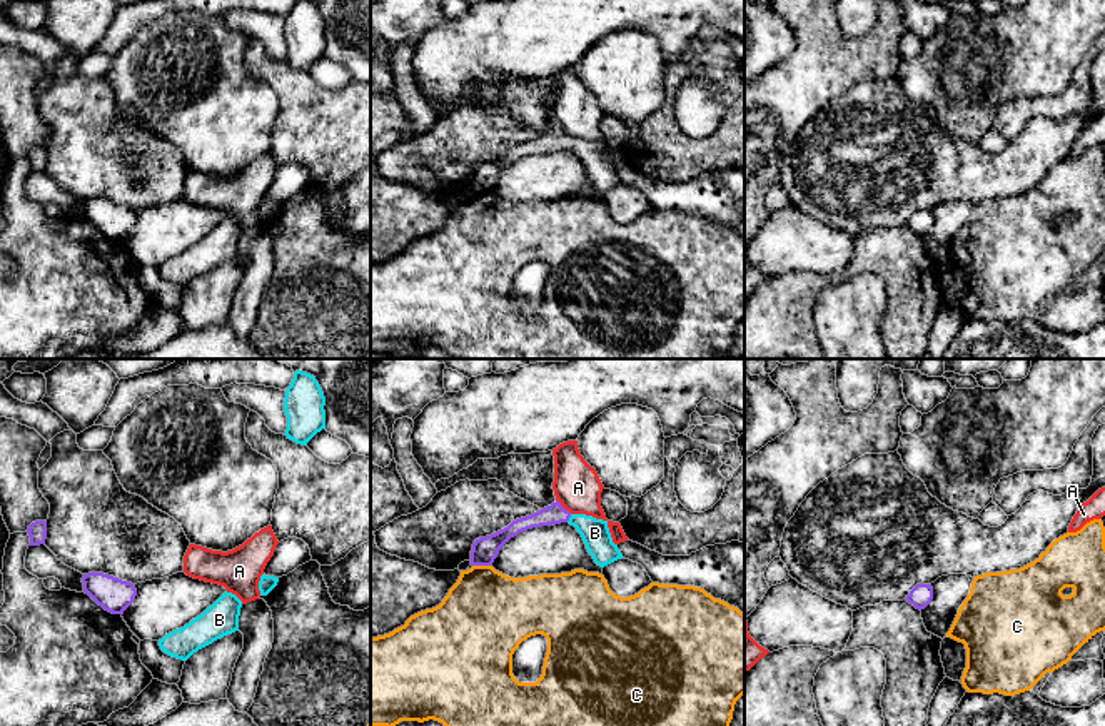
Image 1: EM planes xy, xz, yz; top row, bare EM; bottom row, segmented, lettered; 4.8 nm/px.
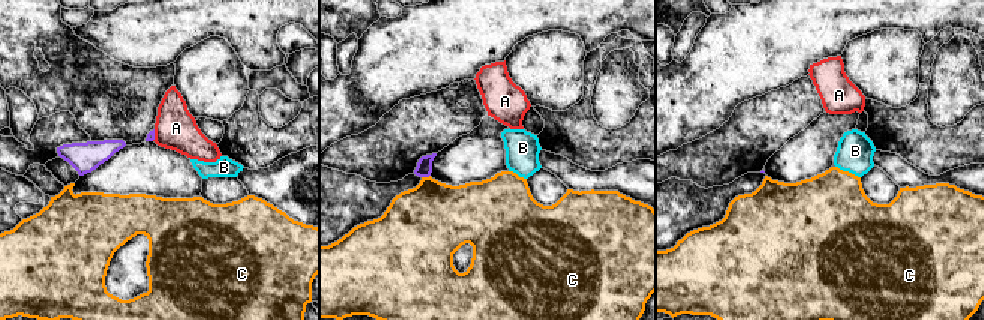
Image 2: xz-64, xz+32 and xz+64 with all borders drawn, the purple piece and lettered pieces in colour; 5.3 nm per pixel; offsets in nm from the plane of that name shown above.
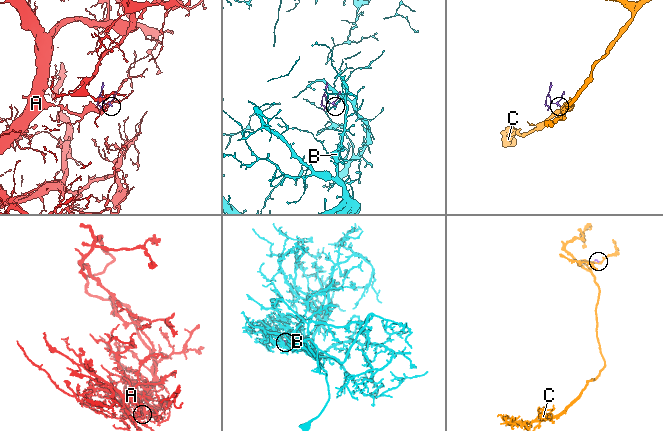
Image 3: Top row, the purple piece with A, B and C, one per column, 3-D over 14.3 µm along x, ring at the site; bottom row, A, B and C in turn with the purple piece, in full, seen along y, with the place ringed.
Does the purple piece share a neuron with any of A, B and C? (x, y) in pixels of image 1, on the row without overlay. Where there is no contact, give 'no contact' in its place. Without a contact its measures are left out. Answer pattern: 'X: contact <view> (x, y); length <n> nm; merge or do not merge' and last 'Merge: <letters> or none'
A: contact xz (563, 134); length 100 nm; do not merge
B: contact xz (570, 142); length 50 nm; merge
C: contact xz (481, 191); length 90 nm; do not merge
Merge: B

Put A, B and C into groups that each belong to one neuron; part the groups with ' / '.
A / B / C

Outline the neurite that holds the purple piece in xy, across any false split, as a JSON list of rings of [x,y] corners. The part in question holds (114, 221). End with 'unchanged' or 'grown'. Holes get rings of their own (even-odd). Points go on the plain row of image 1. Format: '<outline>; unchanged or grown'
[[[103,199],[83,200],[82,209],[85,220],[112,240],[124,240],[137,222],[137,215],[132,209]]]; unchanged

